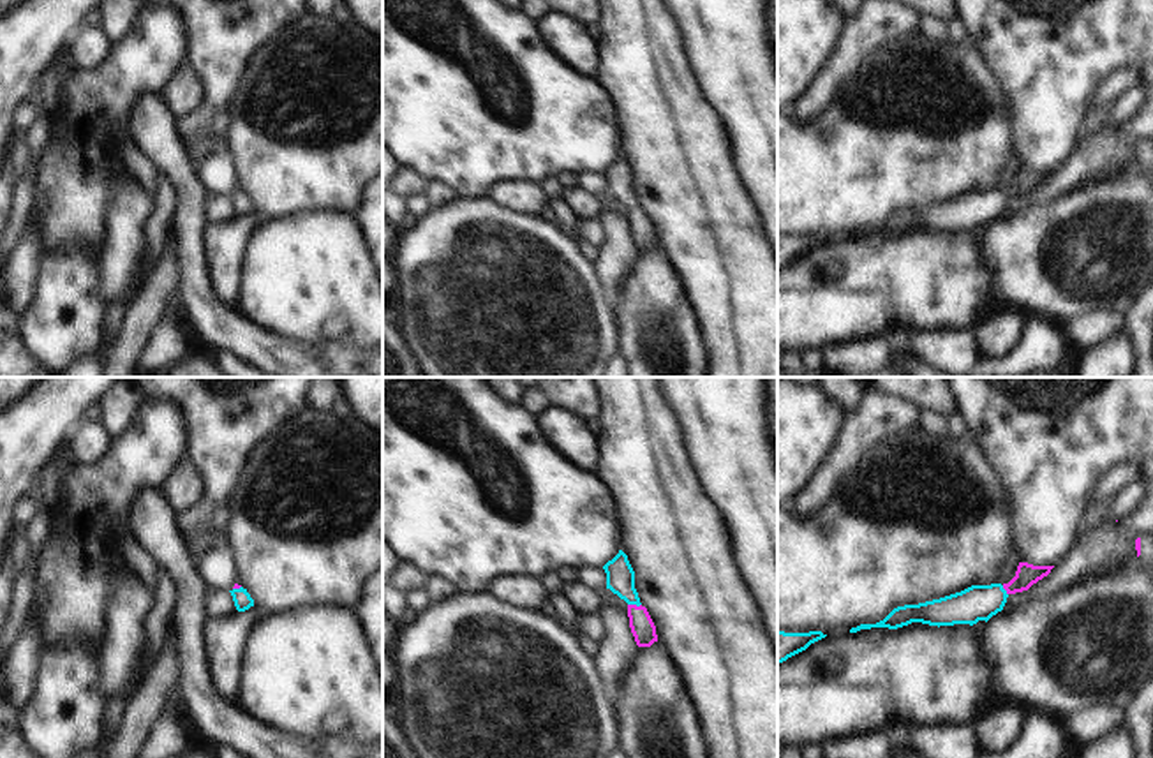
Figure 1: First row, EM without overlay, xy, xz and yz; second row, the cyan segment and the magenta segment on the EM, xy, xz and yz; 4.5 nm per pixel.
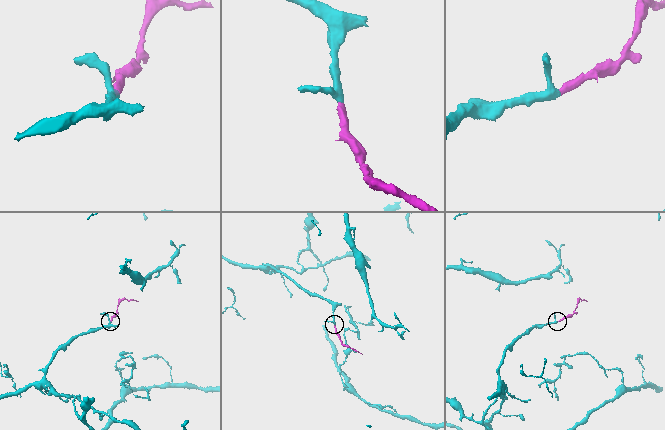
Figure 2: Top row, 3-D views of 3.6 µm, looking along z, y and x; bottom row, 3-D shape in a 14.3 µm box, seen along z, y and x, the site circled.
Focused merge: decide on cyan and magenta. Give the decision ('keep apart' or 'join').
join

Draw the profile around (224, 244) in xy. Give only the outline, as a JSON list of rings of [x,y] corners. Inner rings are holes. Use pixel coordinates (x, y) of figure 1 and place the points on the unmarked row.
[[[250,212],[245,217],[234,215],[224,224],[205,227],[208,279],[215,296],[231,308],[234,308],[240,296],[243,250],[257,222],[259,217]]]

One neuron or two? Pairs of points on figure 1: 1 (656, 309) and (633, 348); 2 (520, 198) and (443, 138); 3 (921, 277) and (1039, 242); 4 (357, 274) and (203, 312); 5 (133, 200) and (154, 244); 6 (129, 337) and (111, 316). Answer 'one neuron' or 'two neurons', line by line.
1: one neuron
2: two neurons
3: two neurons
4: two neurons
5: two neurons
6: two neurons

